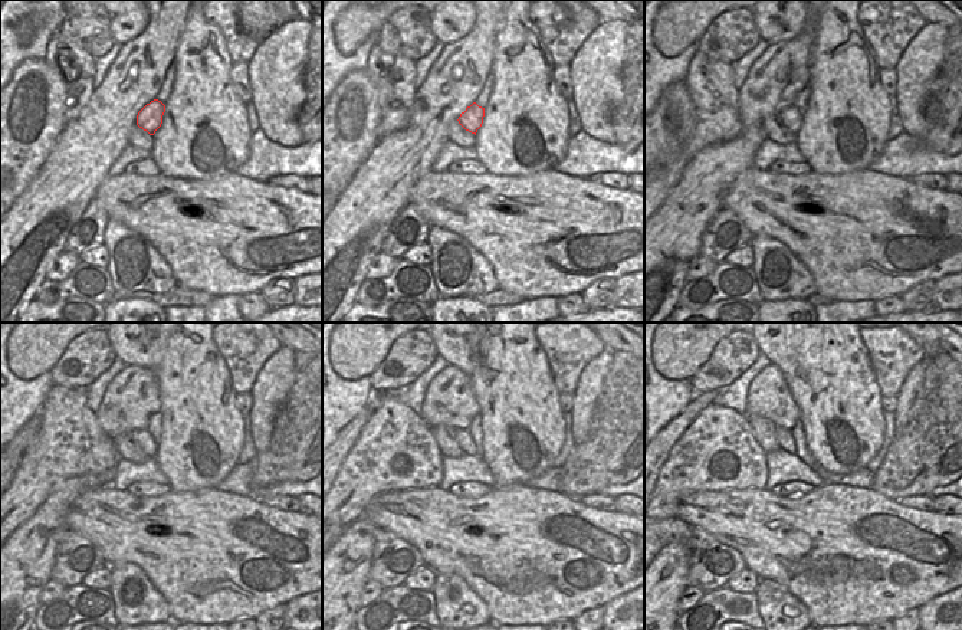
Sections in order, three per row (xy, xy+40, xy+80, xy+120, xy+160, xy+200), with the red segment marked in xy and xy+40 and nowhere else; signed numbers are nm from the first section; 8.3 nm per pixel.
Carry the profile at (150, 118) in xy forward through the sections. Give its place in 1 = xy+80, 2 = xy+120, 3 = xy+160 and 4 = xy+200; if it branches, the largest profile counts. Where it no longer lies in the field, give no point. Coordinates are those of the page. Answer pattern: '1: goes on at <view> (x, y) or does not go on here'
1: goes on at xy+80 (791, 117)
2: goes on at xy+120 (145, 440)
3: goes on at xy+160 (463, 437)
4: goes on at xy+200 (784, 436)

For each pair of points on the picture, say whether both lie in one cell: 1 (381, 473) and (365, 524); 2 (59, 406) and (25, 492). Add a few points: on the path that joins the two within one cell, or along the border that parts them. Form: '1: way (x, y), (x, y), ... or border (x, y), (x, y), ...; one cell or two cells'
1: border (363, 514), (350, 524); two cells
2: way (59, 427), (55, 435), (55, 455), (40, 471); one cell

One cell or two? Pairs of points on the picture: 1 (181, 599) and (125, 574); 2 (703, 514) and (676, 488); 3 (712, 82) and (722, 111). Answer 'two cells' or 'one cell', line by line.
1: two cells
2: two cells
3: one cell

